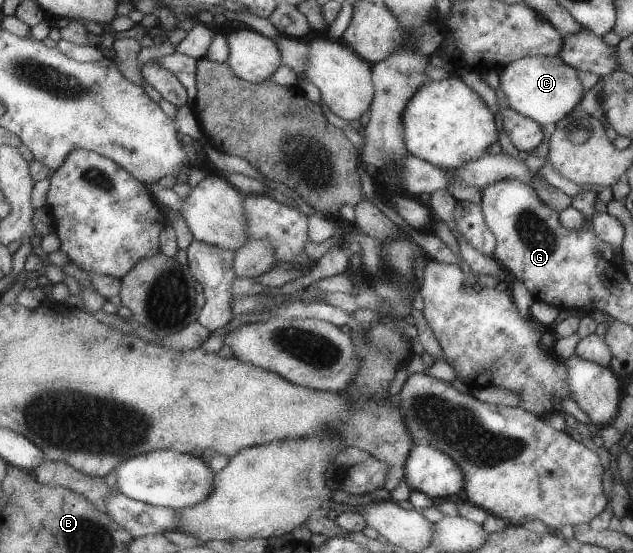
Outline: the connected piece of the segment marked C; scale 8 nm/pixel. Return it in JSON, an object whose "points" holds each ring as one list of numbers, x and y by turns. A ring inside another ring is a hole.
{"points":[[522,56,498,70,499,83,503,90,508,107,524,117,533,119,538,125,555,124,559,119,566,117,582,99,585,90,576,76,576,70,564,63,558,56]]}

